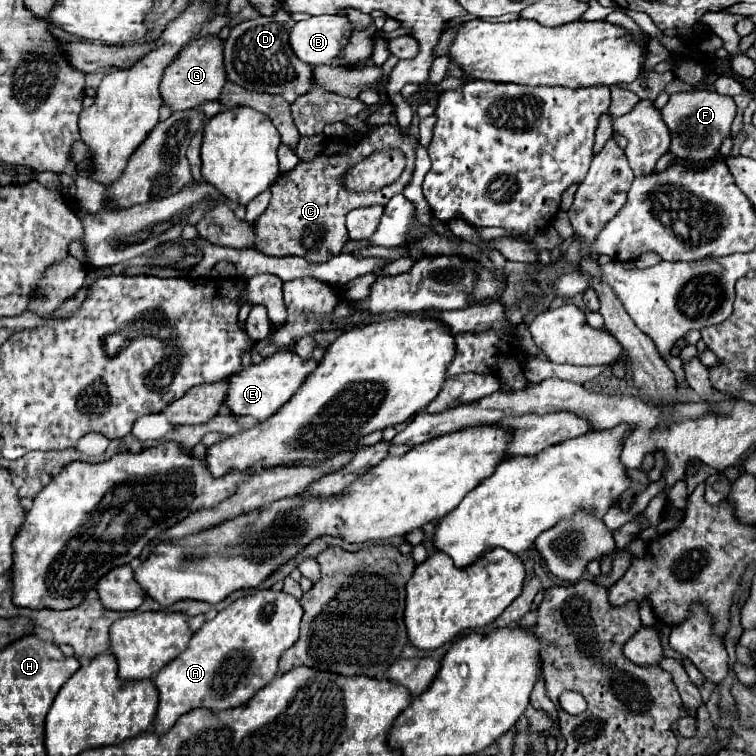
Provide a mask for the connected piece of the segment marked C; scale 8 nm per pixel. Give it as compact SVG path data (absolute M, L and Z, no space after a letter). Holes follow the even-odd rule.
M393 124L377 126L359 144L329 140L323 152L317 156L317 160L299 162L291 172L277 176L277 180L271 186L271 202L255 222L255 248L267 256L301 256L309 264L321 264L341 254L345 242L349 240L349 236L345 236L347 212L351 212L353 208L373 206L373 204L387 206L387 202L395 194L401 194L413 174L415 146L417 140L413 136L405 138L399 132L399 128L395 128ZM383 150L399 150L407 158L405 170L399 176L399 180L377 192L347 192L343 186L347 168L367 158L369 152L383 152Z

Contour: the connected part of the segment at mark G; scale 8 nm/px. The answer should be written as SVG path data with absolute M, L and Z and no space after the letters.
M199 36L193 44L187 44L175 60L165 68L161 78L161 100L169 106L171 112L197 108L205 102L217 100L221 88L225 84L225 68L223 68L223 42L217 36Z

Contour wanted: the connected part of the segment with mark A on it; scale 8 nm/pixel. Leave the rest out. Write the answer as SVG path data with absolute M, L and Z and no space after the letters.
M257 590L255 594L235 600L213 620L205 622L191 636L187 650L153 678L159 692L153 730L165 734L179 716L195 708L219 712L251 700L257 690L275 678L279 656L297 642L301 616L303 608L291 594Z

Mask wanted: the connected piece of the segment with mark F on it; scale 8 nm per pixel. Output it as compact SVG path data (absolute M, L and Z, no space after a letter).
M689 90L671 94L669 102L661 108L661 116L671 132L669 154L673 154L675 160L691 166L705 166L719 154L721 142L731 134L735 114L737 108L731 96L723 96L709 90Z

